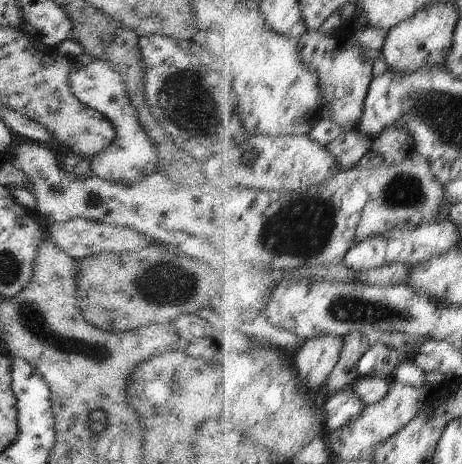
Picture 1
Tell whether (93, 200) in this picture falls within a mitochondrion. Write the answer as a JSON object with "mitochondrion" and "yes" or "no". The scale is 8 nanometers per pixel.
{"mitochondrion":"no"}

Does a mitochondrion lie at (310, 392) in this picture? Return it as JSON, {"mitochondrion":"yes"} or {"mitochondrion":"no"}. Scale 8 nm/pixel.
{"mitochondrion":"no"}

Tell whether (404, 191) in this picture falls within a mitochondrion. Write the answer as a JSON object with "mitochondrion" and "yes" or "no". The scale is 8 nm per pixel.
{"mitochondrion":"yes"}

